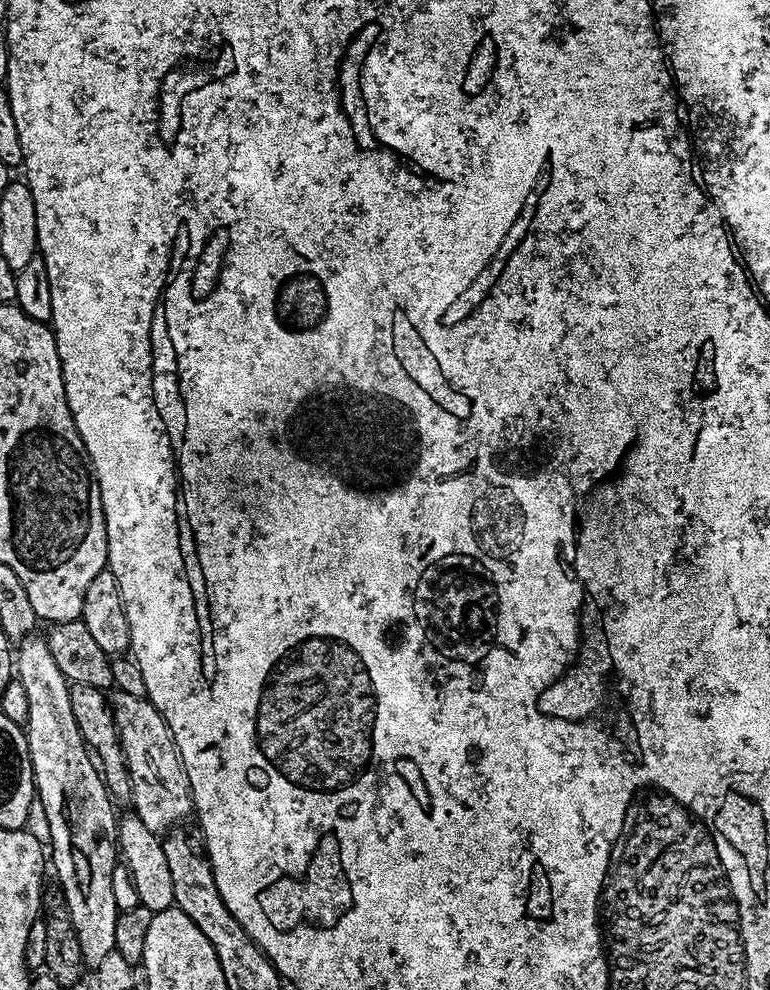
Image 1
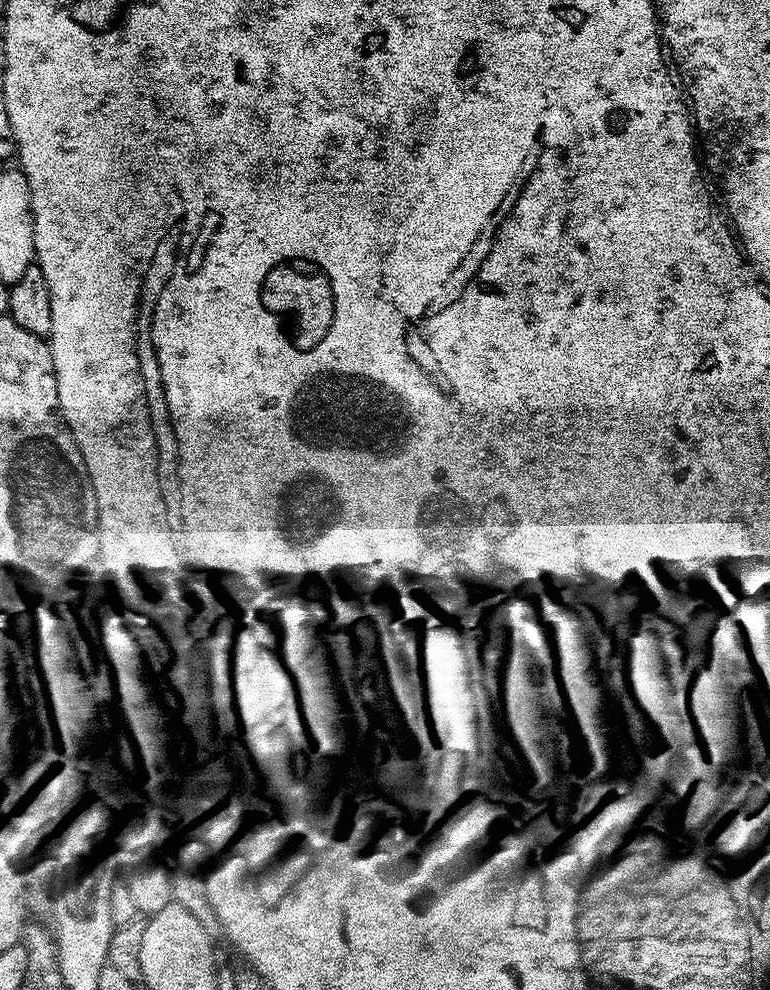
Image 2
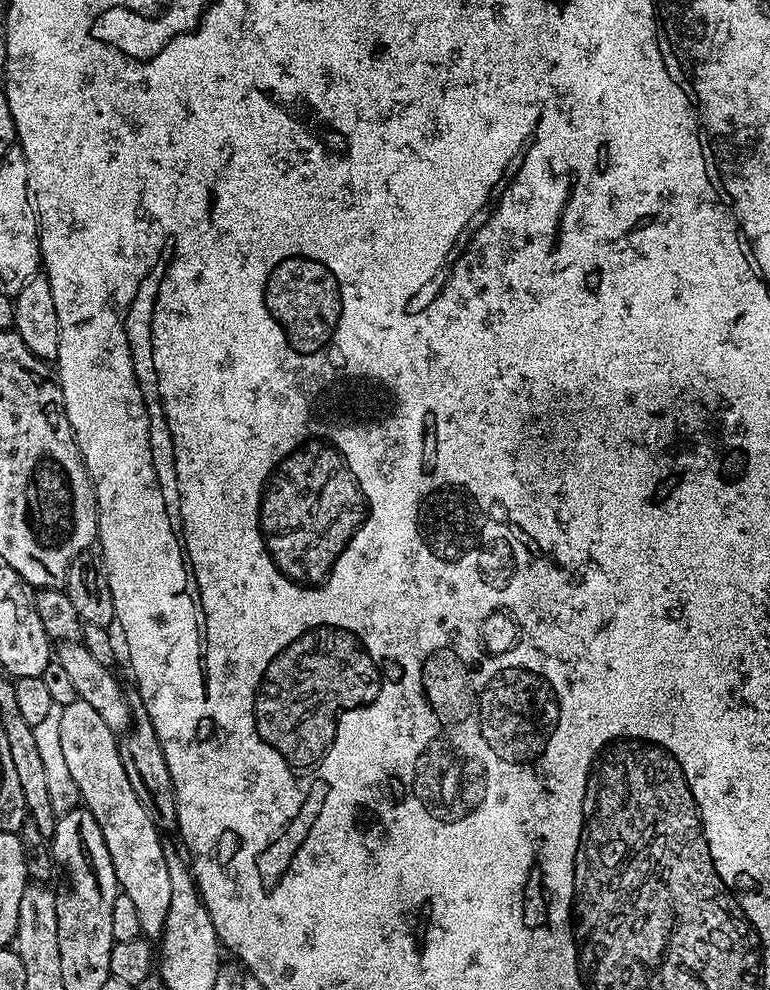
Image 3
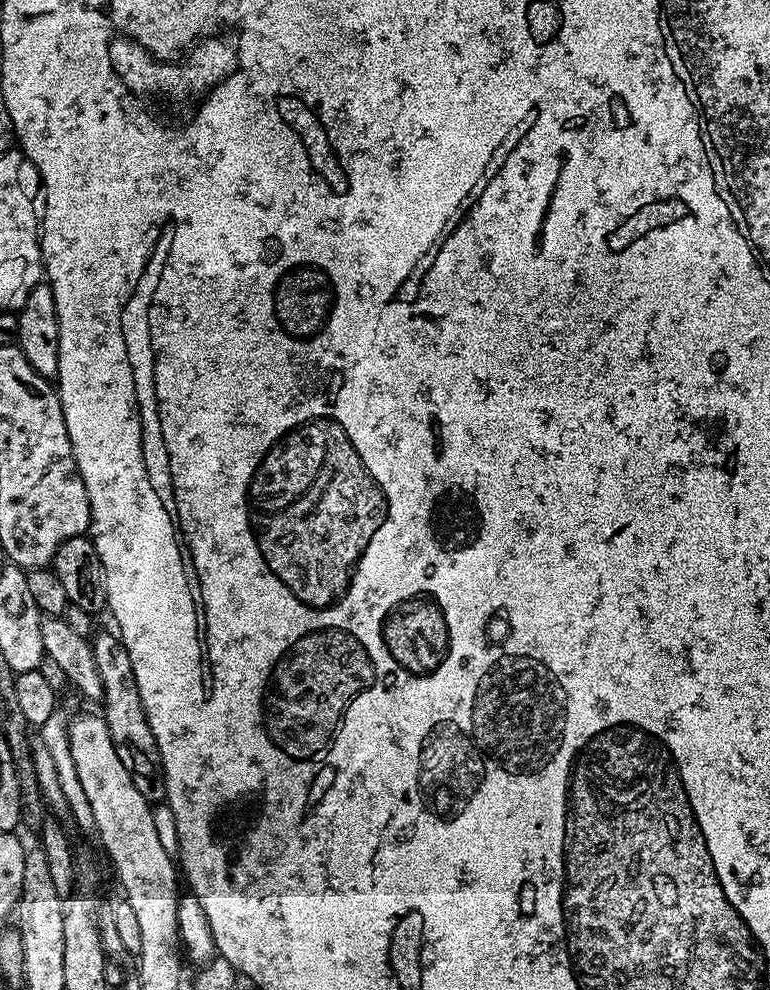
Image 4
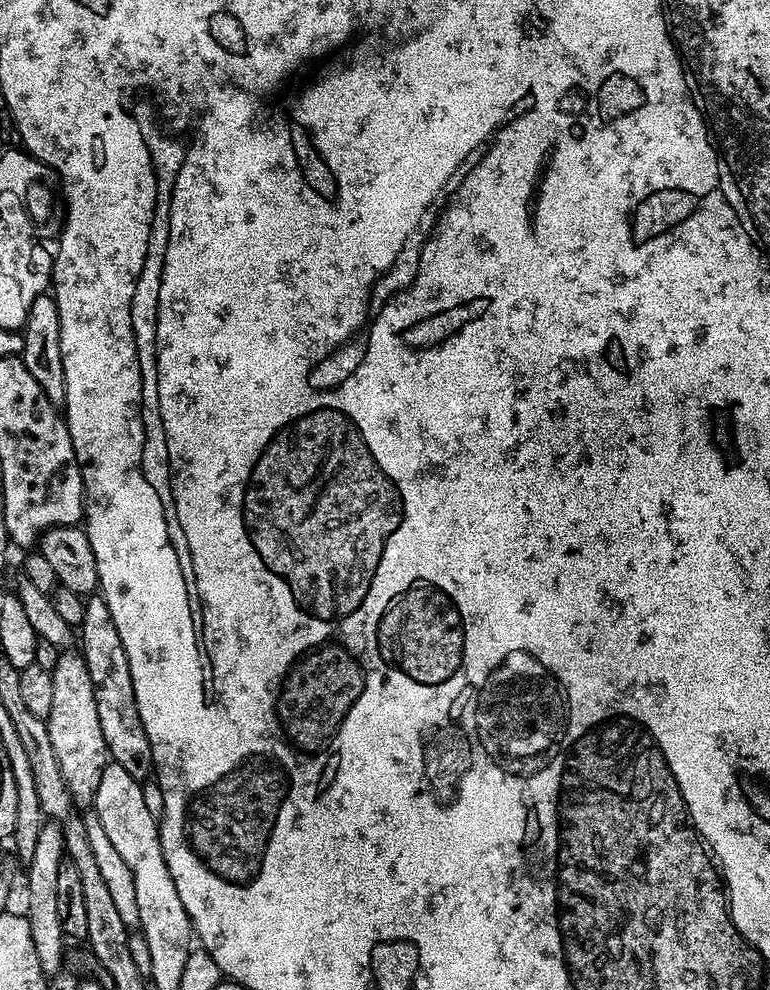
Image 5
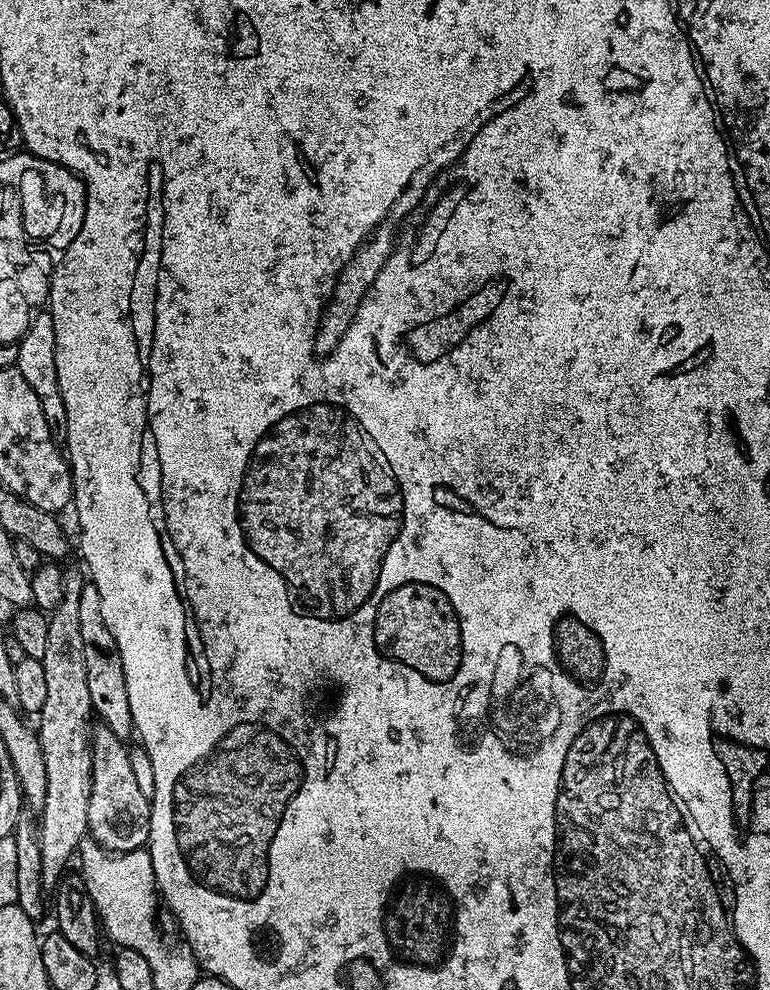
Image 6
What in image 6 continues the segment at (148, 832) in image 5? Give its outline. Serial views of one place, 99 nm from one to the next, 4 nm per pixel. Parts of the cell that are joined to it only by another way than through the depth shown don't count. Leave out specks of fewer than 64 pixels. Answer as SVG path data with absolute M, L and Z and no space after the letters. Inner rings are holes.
M103 726L91 733L92 737L92 785L90 786L90 814L88 831L91 839L110 852L135 852L148 842L150 797L138 790L134 779L134 766L130 766L129 745Z

